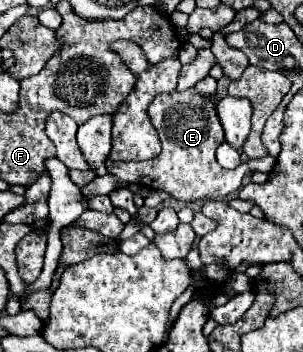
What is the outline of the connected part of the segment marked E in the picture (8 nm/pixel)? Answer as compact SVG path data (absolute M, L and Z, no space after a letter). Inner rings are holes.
M194 88L184 92L160 94L148 106L148 116L154 128L162 134L162 152L144 162L112 162L108 164L108 172L118 176L124 182L140 184L150 190L166 190L176 200L192 202L198 198L226 198L240 190L242 178L248 170L270 172L276 164L276 158L266 156L262 160L250 160L246 166L238 166L234 170L224 170L216 162L216 148L224 142L222 124L216 118L216 102L198 94Z

